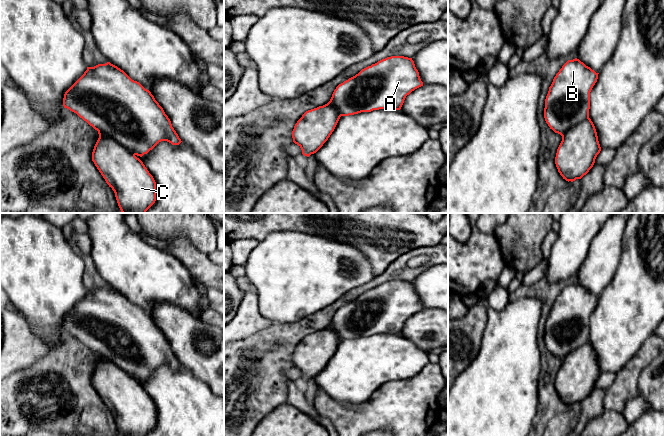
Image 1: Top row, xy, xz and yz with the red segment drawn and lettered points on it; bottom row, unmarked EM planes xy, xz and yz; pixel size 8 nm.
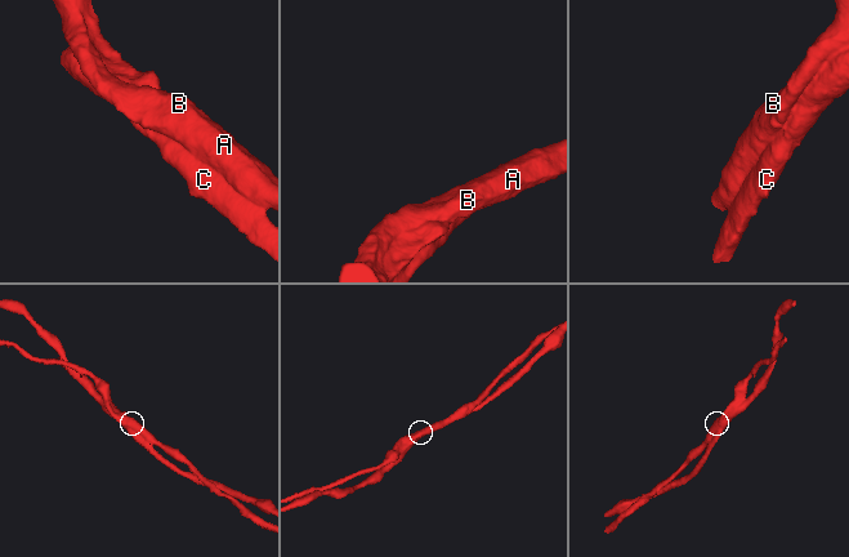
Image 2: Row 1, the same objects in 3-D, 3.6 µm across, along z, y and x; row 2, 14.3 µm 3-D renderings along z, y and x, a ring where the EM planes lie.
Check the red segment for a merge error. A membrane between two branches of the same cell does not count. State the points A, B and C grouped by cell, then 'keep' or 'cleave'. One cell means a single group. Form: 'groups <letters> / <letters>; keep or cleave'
groups A B / C; cleave

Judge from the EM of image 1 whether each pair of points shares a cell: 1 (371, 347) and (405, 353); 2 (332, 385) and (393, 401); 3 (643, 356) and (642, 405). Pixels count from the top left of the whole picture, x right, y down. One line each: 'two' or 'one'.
1: one
2: two
3: two

